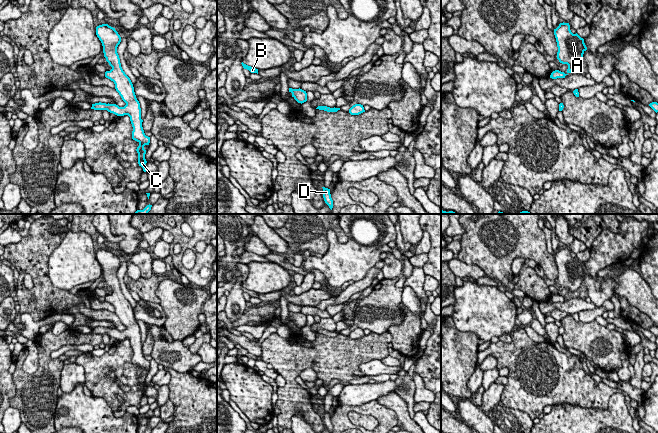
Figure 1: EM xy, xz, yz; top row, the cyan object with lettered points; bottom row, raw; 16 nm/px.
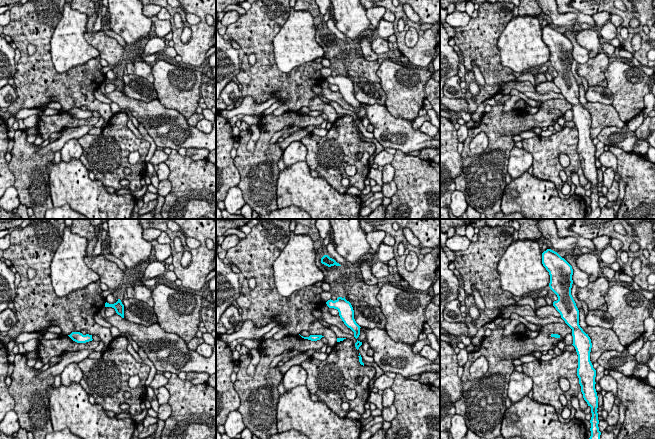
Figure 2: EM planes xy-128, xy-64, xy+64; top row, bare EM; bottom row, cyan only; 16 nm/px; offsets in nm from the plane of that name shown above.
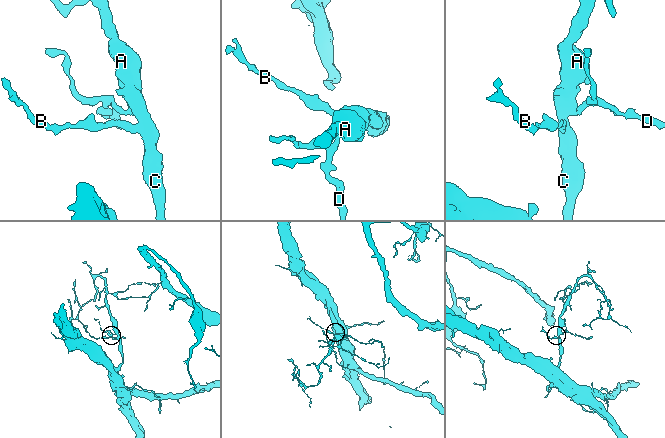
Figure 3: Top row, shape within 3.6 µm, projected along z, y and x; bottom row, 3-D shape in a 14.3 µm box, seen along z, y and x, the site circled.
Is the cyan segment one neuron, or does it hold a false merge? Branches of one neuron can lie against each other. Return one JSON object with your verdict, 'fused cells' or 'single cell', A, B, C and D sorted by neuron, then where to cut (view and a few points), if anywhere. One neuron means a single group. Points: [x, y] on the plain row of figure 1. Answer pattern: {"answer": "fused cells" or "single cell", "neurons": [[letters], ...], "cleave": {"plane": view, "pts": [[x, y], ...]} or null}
{"answer": "single cell", "neurons": [["A", "B", "C", "D"]], "cleave": null}

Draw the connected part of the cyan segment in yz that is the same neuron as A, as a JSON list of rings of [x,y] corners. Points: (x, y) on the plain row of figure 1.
[[[560,247],[559,250],[554,253],[554,259],[558,271],[557,283],[560,287],[567,288],[568,293],[566,298],[555,294],[551,297],[550,302],[565,302],[565,300],[572,297],[572,294],[581,286],[587,271],[583,262],[577,257],[573,258],[571,256],[569,247]]]

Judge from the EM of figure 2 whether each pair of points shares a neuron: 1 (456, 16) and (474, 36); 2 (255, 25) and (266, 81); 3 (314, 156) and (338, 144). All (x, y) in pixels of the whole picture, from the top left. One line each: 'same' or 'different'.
1: different
2: same
3: same

